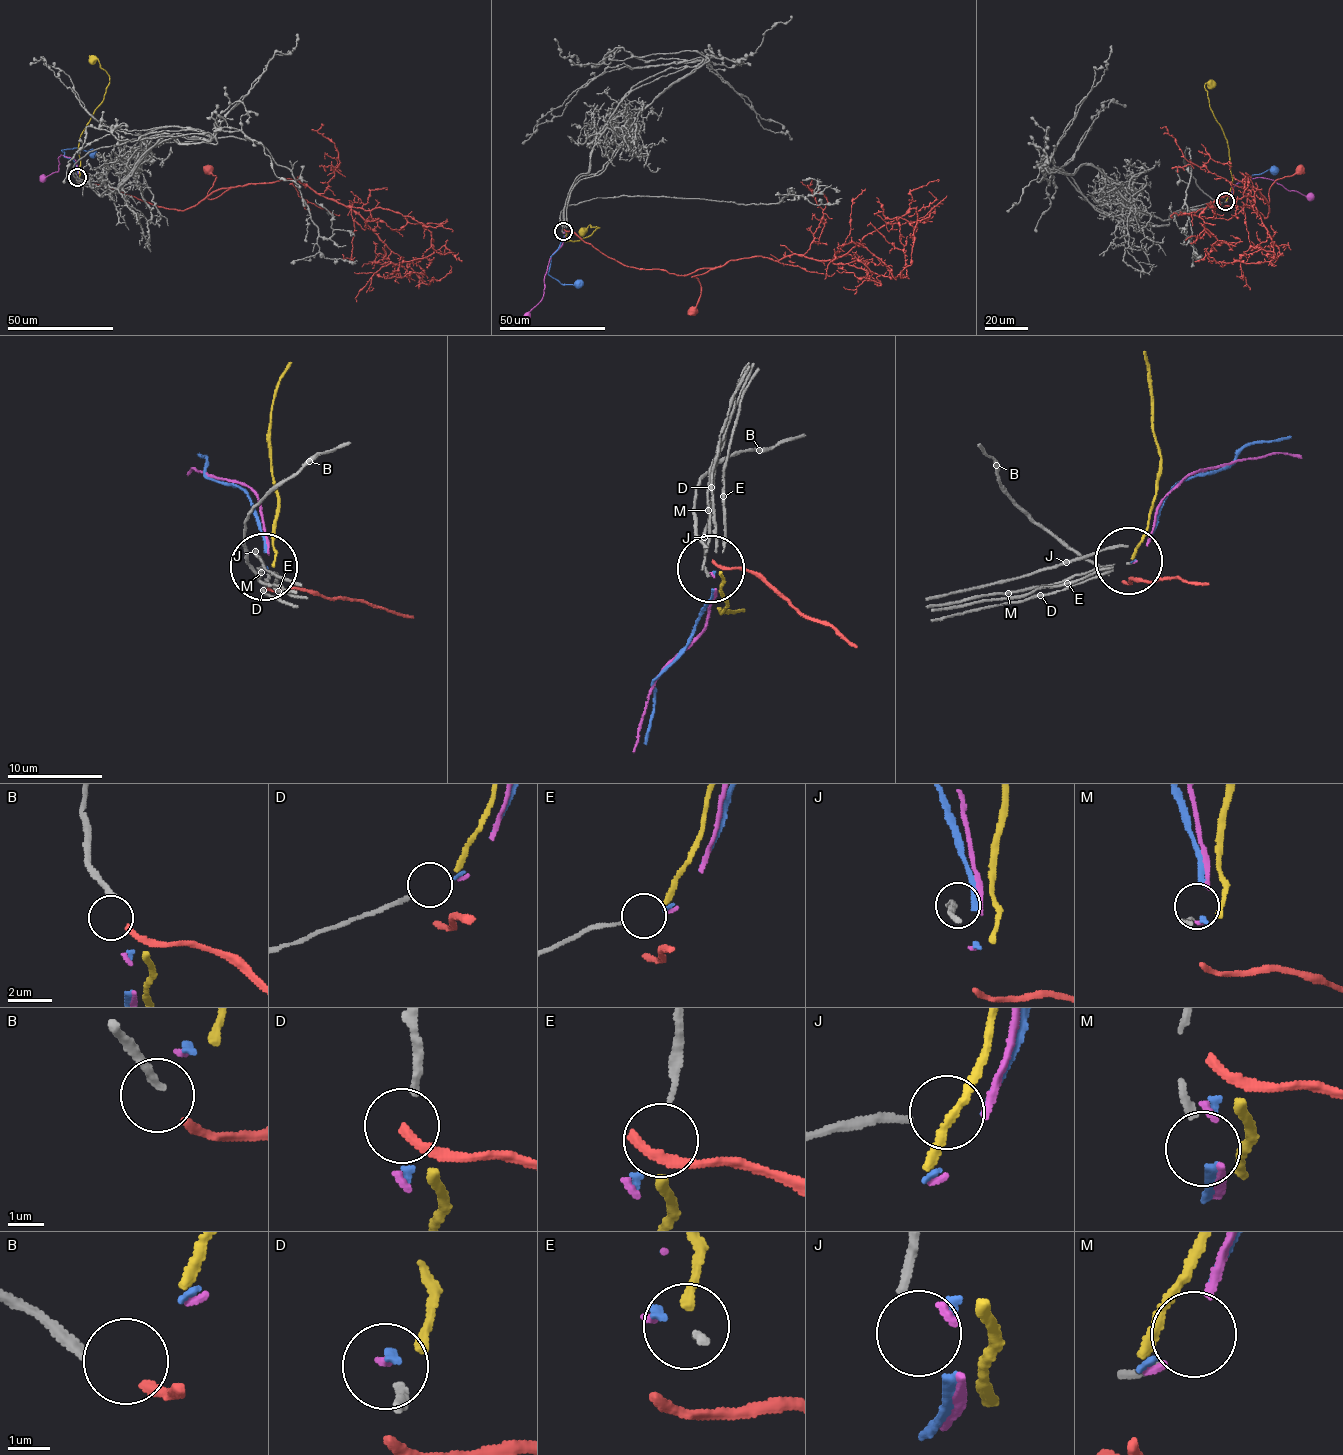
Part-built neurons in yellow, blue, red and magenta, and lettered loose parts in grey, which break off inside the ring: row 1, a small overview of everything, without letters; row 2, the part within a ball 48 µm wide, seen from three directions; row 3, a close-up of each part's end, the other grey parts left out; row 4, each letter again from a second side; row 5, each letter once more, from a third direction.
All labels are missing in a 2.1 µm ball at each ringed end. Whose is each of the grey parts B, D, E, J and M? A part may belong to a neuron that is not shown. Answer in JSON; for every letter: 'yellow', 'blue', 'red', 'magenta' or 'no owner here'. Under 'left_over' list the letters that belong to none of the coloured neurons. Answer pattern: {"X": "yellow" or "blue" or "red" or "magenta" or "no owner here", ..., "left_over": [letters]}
{"B": "red", "D": "blue", "E": "yellow", "J": "no owner here", "M": "no owner here", "left_over": ["J", "M"]}

